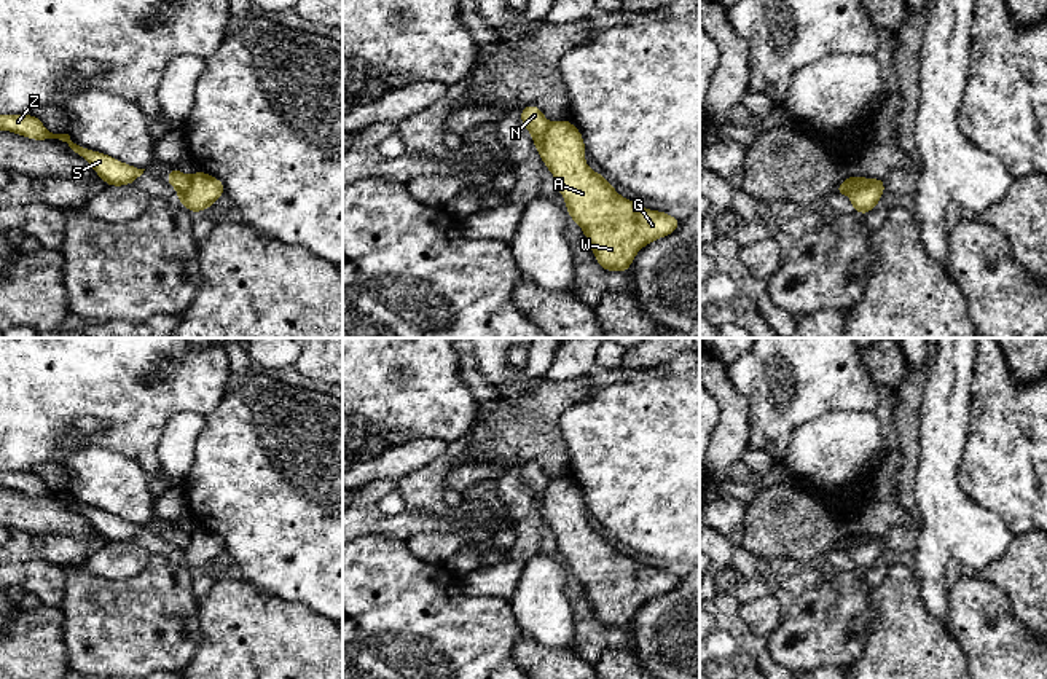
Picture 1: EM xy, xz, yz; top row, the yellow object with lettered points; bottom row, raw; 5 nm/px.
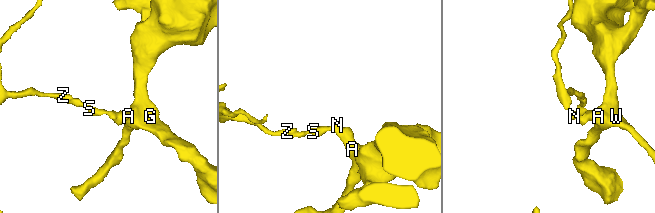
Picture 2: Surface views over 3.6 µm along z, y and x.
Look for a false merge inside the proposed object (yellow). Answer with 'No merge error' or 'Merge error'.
Merge error

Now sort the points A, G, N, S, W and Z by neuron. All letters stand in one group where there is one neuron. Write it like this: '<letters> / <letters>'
A G W / N S Z

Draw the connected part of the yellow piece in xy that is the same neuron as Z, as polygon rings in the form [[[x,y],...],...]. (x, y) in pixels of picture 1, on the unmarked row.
[[[0,472],[0,488],[10,488],[32,497],[59,496],[69,502],[69,507],[83,513],[96,531],[112,544],[131,542],[145,526],[124,521],[116,515],[92,508],[75,500],[69,491],[53,491],[35,472]]]

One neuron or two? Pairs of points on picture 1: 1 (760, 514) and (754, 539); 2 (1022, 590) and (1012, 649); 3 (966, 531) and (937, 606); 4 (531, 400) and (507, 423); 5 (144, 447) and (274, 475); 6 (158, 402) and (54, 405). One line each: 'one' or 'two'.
1: one
2: two
3: one
4: one
5: two
6: one

